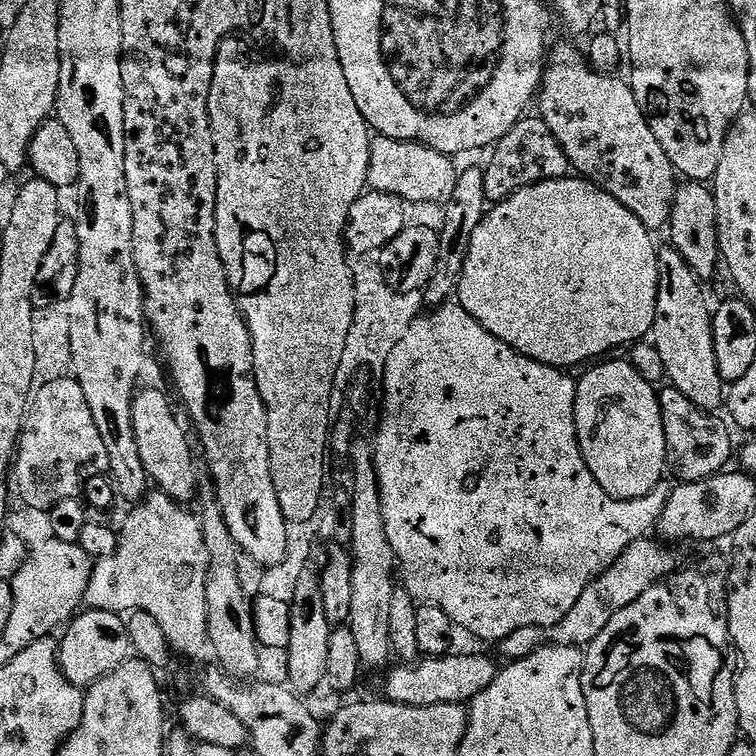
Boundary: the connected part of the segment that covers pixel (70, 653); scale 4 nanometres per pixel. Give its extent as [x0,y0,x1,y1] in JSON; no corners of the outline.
[60,610,133,690]

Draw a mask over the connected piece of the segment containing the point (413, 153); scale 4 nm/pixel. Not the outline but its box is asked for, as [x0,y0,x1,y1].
[368,136,458,205]

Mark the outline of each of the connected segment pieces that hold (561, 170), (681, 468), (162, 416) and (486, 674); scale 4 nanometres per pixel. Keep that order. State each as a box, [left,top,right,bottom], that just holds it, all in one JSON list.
[[485,114,570,205],[659,386,732,482],[133,388,198,502],[384,654,498,706]]

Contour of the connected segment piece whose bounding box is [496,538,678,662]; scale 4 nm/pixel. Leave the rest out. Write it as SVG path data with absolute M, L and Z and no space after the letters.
M652 538L636 540L599 579L588 584L581 597L575 602L574 609L570 610L562 622L552 624L548 628L528 626L512 631L506 638L497 641L496 648L499 654L497 657L504 658L506 662L515 662L525 660L537 649L549 646L566 645L586 648L606 628L613 614L636 601L665 576L672 575L677 566L675 556L668 549L652 541Z

